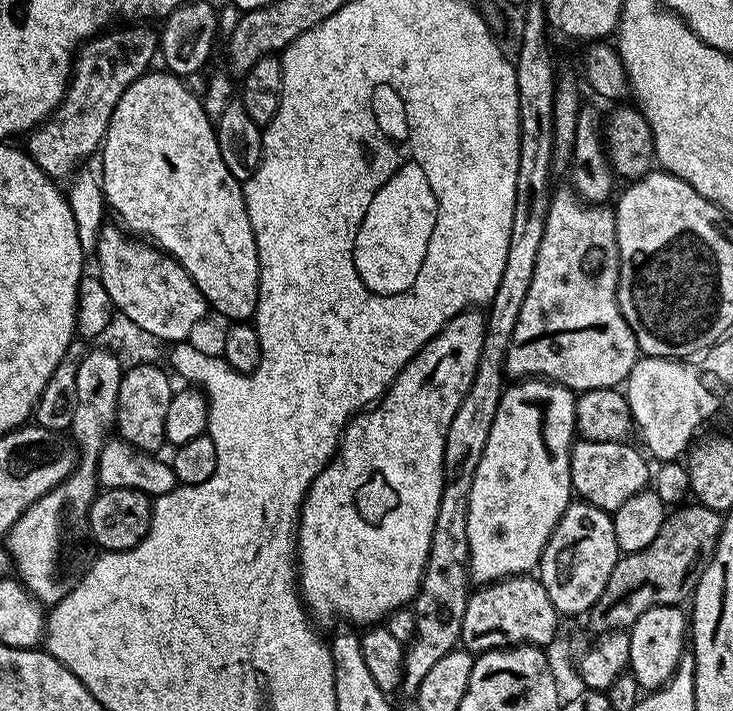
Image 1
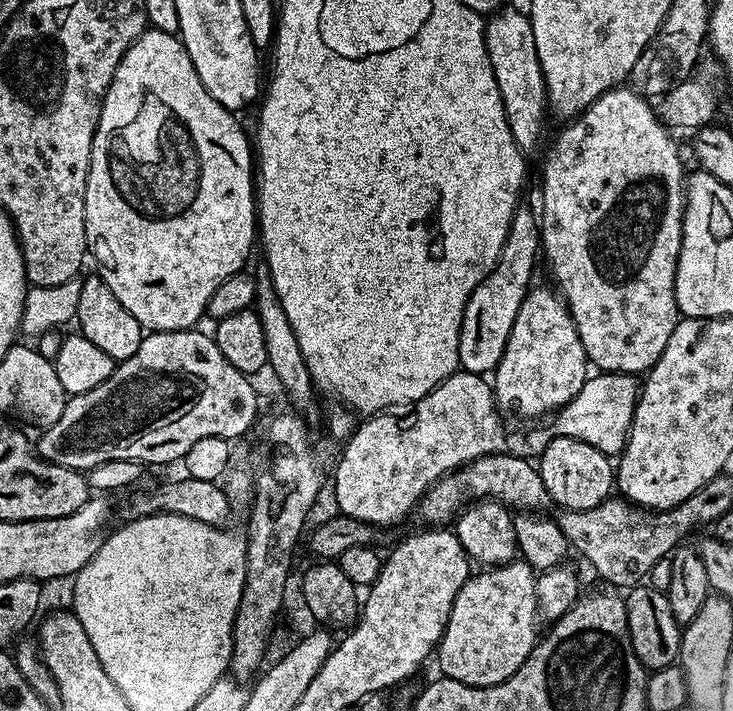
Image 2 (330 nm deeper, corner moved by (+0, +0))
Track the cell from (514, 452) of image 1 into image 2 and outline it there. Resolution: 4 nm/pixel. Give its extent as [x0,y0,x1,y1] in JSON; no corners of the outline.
[494,287,590,418]

